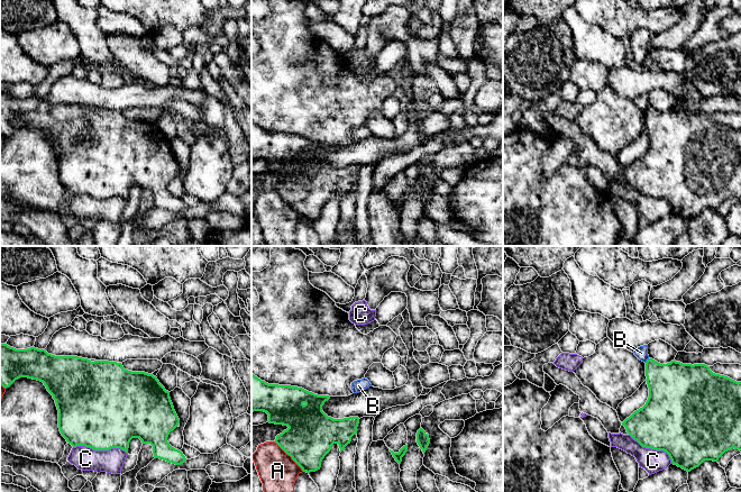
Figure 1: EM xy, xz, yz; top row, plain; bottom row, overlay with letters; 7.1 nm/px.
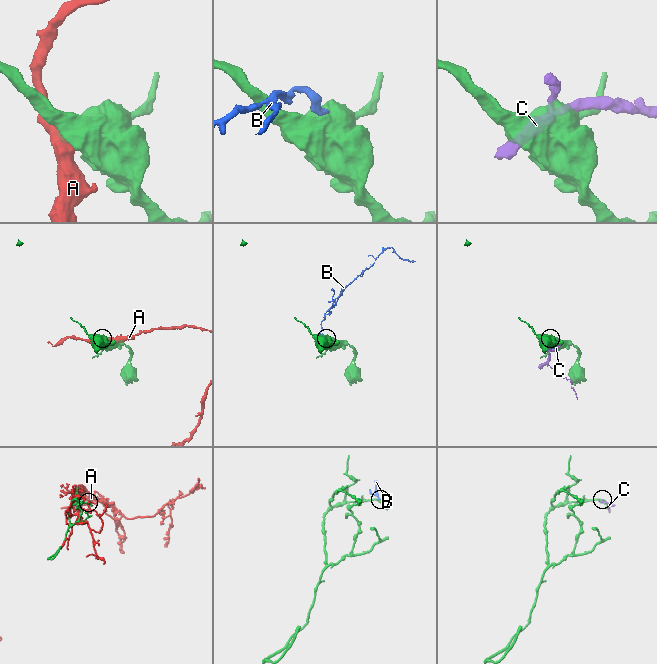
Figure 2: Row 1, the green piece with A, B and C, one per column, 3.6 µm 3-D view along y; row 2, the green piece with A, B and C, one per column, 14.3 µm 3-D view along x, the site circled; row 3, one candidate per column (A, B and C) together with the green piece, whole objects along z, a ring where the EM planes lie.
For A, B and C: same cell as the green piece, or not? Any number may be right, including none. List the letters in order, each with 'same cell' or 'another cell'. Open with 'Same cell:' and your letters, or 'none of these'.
Same cell: none of these
A: another cell
B: another cell
C: another cell

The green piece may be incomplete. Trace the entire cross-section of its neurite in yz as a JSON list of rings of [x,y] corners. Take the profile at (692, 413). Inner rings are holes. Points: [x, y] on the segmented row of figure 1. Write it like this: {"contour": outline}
{"contour": [[[649,358],[646,362],[649,398],[646,404],[626,418],[622,426],[642,447],[666,452],[674,465],[690,472],[704,461],[717,462],[728,450],[741,452],[741,382],[713,373],[705,364],[683,364],[671,361],[660,364]]]}

